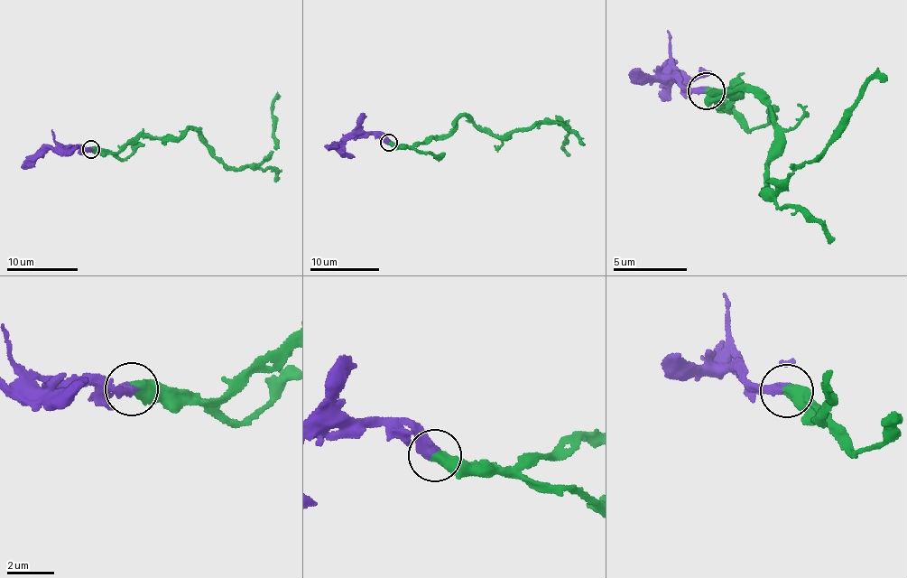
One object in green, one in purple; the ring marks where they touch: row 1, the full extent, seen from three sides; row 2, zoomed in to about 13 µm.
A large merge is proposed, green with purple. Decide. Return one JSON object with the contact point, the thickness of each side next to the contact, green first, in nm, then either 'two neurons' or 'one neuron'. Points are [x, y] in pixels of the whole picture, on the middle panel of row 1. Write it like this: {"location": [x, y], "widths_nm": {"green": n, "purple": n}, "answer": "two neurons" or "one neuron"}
{"location": [389, 143], "widths_nm": {"green": 550, "purple": 420}, "answer": "one neuron"}

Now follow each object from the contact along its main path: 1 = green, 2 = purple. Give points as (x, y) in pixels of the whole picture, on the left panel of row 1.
1: (91, 149), (117, 152), (142, 136), (181, 137), (193, 129), (230, 167), (260, 166), (275, 146), (279, 96)
2: (91, 149), (46, 150), (32, 164), (22, 166)

